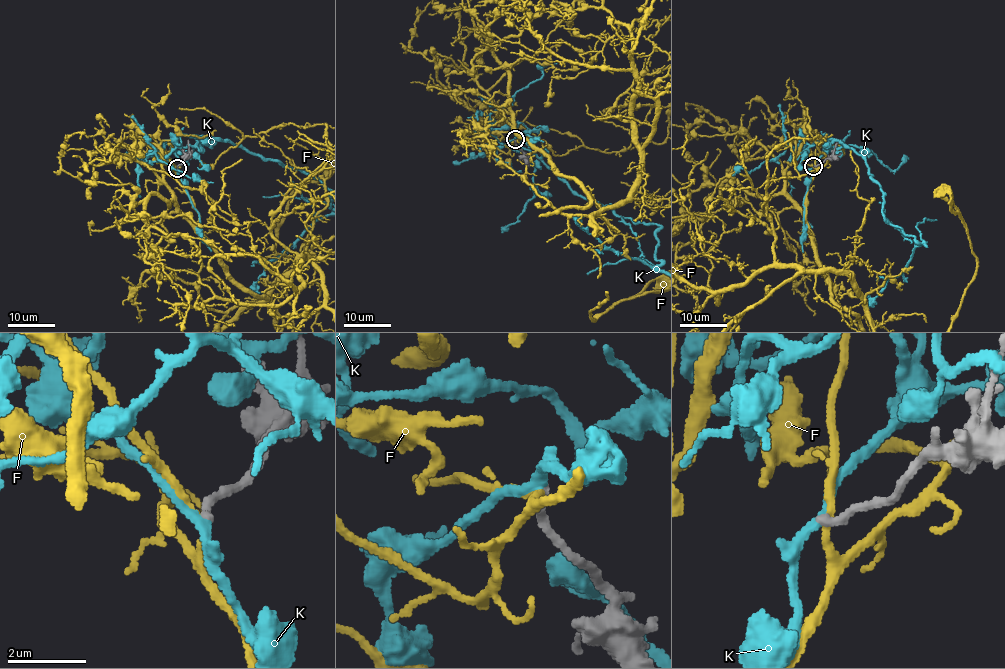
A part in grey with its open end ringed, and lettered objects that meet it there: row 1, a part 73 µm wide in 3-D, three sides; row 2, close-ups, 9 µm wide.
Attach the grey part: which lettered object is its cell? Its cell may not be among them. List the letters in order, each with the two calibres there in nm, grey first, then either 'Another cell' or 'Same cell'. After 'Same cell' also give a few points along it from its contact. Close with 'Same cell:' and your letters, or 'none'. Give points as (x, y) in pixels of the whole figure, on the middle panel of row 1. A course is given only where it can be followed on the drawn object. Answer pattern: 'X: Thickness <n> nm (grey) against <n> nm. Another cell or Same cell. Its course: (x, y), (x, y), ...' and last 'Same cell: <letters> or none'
F: Thickness 240 nm (grey) against 180 nm. Another cell
K: Thickness 240 nm (grey) against 240 nm. Another cell
Same cell: none

